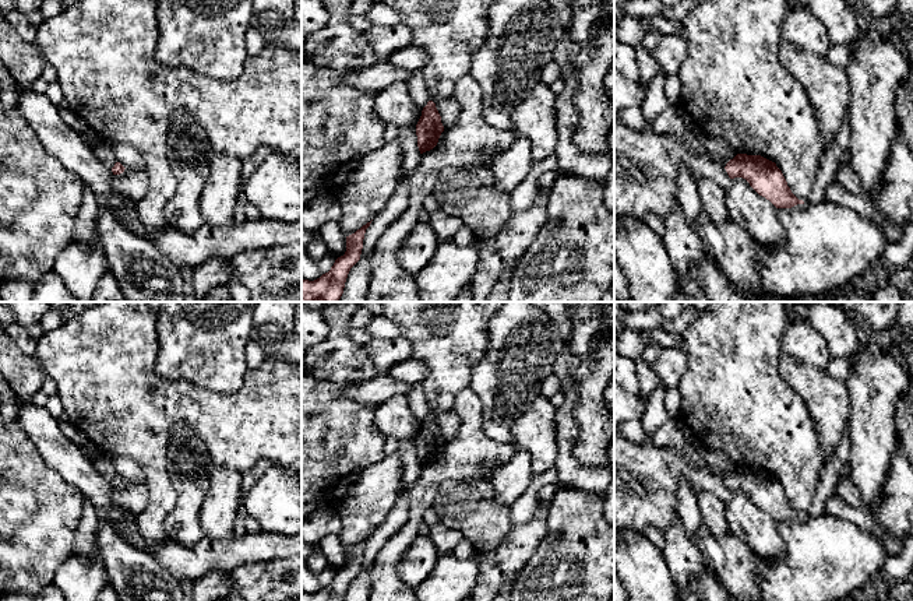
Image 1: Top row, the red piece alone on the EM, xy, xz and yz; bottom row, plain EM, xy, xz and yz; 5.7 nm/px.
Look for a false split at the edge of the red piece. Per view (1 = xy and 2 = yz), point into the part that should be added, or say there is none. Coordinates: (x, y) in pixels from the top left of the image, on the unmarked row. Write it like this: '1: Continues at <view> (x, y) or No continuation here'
1: No continuation here
2: No continuation here

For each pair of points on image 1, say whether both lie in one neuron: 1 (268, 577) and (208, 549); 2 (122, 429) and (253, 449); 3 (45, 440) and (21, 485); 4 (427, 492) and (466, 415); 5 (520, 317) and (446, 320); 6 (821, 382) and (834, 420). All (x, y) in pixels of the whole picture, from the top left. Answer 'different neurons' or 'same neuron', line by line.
1: different neurons
2: same neuron
3: different neurons
4: same neuron
5: different neurons
6: same neuron

